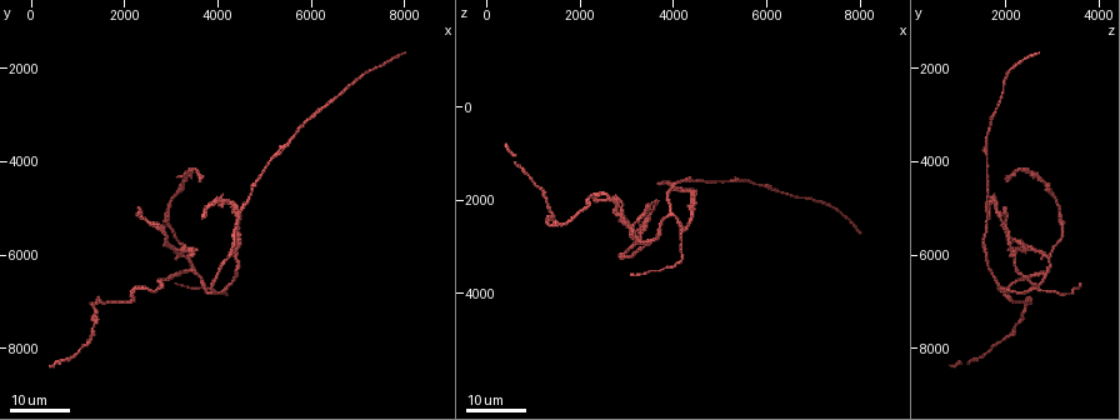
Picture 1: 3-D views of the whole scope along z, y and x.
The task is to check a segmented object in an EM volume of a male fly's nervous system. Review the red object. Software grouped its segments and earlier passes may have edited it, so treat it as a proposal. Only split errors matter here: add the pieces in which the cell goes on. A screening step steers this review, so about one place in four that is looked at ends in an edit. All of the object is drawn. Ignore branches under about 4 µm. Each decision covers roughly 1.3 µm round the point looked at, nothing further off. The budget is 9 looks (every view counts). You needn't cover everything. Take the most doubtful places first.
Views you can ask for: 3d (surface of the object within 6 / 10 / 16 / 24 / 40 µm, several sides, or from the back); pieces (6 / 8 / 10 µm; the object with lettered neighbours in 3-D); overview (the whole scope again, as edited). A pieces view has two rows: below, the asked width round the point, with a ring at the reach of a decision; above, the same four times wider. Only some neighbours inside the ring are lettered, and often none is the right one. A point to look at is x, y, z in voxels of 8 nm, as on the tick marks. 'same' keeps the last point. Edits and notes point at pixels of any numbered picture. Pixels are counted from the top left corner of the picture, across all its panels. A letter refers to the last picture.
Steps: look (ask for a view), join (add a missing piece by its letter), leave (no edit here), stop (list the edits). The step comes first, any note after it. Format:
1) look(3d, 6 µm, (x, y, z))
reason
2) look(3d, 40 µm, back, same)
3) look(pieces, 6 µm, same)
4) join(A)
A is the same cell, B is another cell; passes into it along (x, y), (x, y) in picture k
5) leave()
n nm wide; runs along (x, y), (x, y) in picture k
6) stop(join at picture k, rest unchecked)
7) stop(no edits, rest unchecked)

look(3d, 16 µm, (8000, 1700, 2700))
tapers out

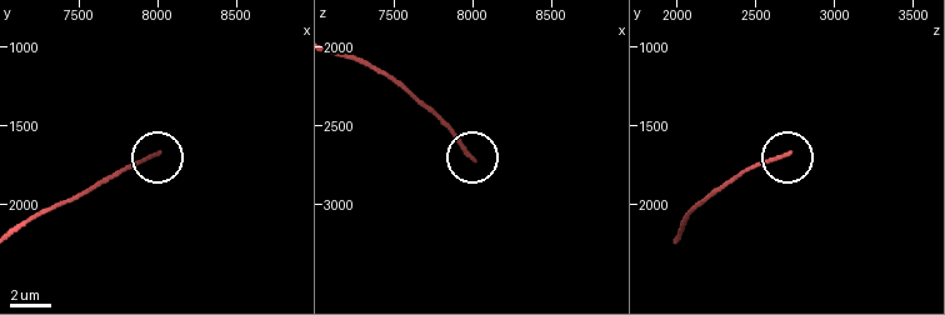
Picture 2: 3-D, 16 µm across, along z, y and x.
look(pieces, 6 µm, (8000, 1680, 2700))

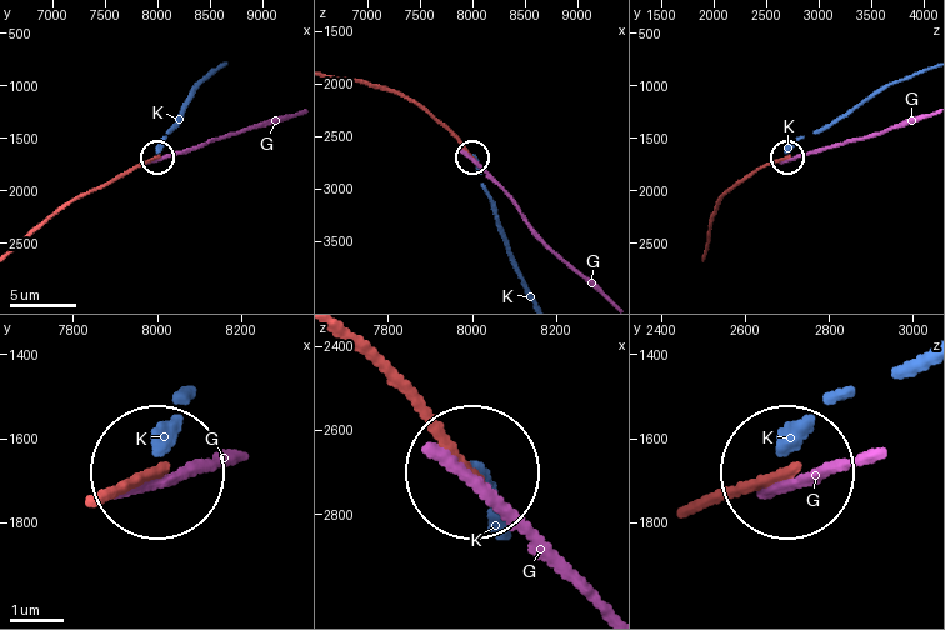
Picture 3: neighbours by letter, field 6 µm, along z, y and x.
leave()
G and K are other cells; runs along (336, 78), (380, 85), (420, 103), (473, 155) in picture 3; no lettered piece goes on from it

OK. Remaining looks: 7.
look(3d, 16 µm, (450, 8350, 800))
long arm stops here

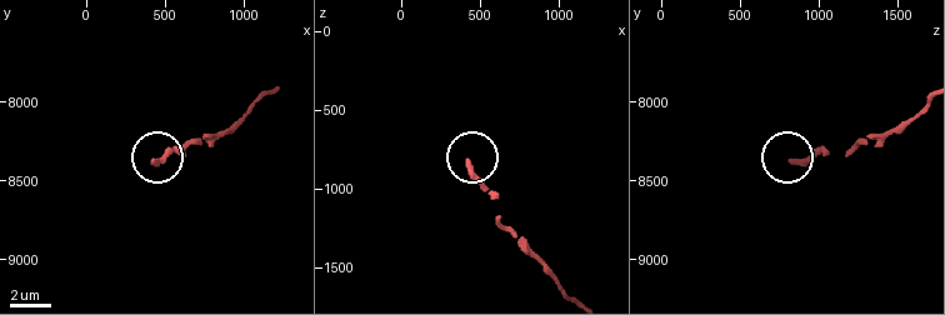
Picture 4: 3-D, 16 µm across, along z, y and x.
look(pieces, 10 µm, (440, 8380, 820))
what lies round it

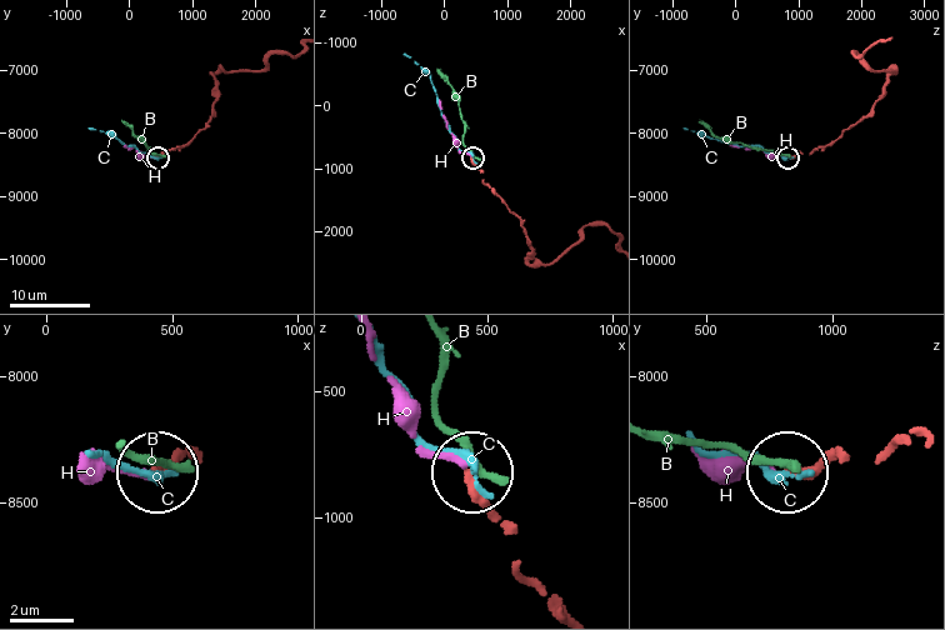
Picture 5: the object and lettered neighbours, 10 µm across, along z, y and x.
leave()
B, C and H are other cells; runs along (550, 604), (519, 571), (508, 524), (473, 478) in picture 5; none of them fits

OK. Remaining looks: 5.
look(3d, 24 µm, (2350, 5050, 1950))
end of a long branch

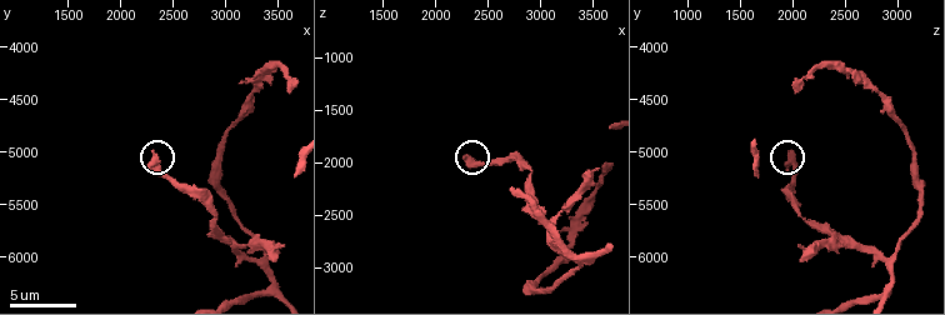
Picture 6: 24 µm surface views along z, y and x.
look(pieces, 8 µm, (2300, 5020, 1960))
what lies round it

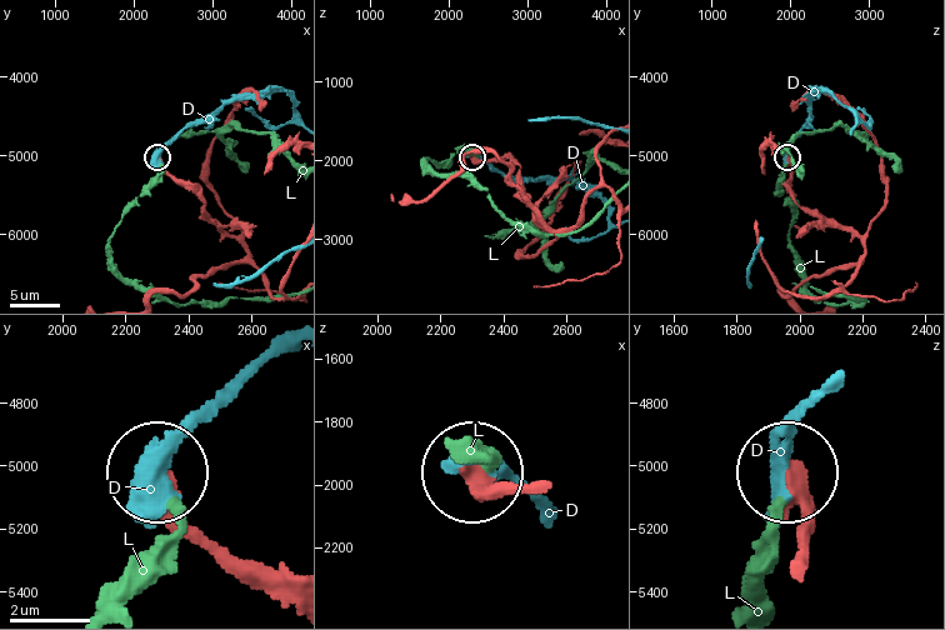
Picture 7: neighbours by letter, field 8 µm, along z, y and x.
leave()
D and L are other cells; runs along (284, 604), (194, 529), (156, 473) in picture 7; none of them fits

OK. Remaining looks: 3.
look(3d, 16 µm, (3050, 6650, 3600))
free end

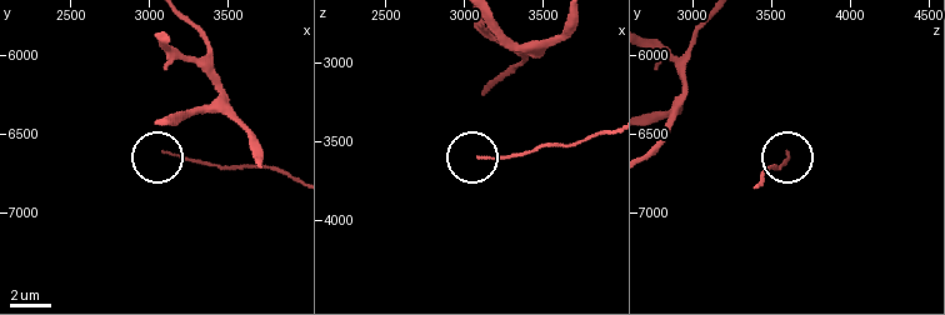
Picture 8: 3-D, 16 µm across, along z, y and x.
look(pieces, 8 µm, (3100, 6600, 3620))

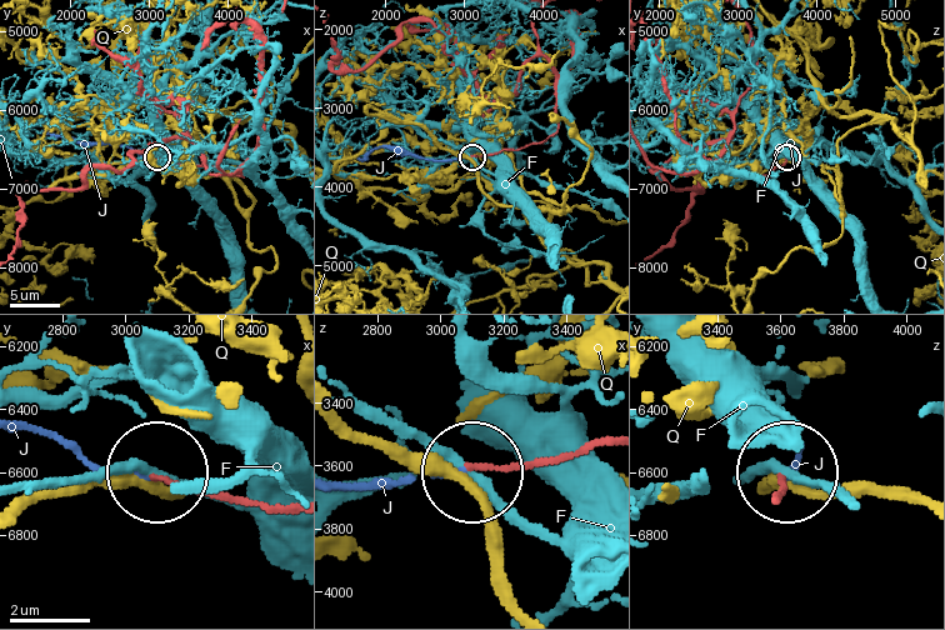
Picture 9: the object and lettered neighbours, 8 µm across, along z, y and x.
join(J)
110 nm wide; J is the same cell, F and Q are other cells; passes into it along (575, 450), (489, 470), (338, 481) in picture 9; the cell continues

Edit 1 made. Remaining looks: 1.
stop(join at picture 9, rest unchecked)

